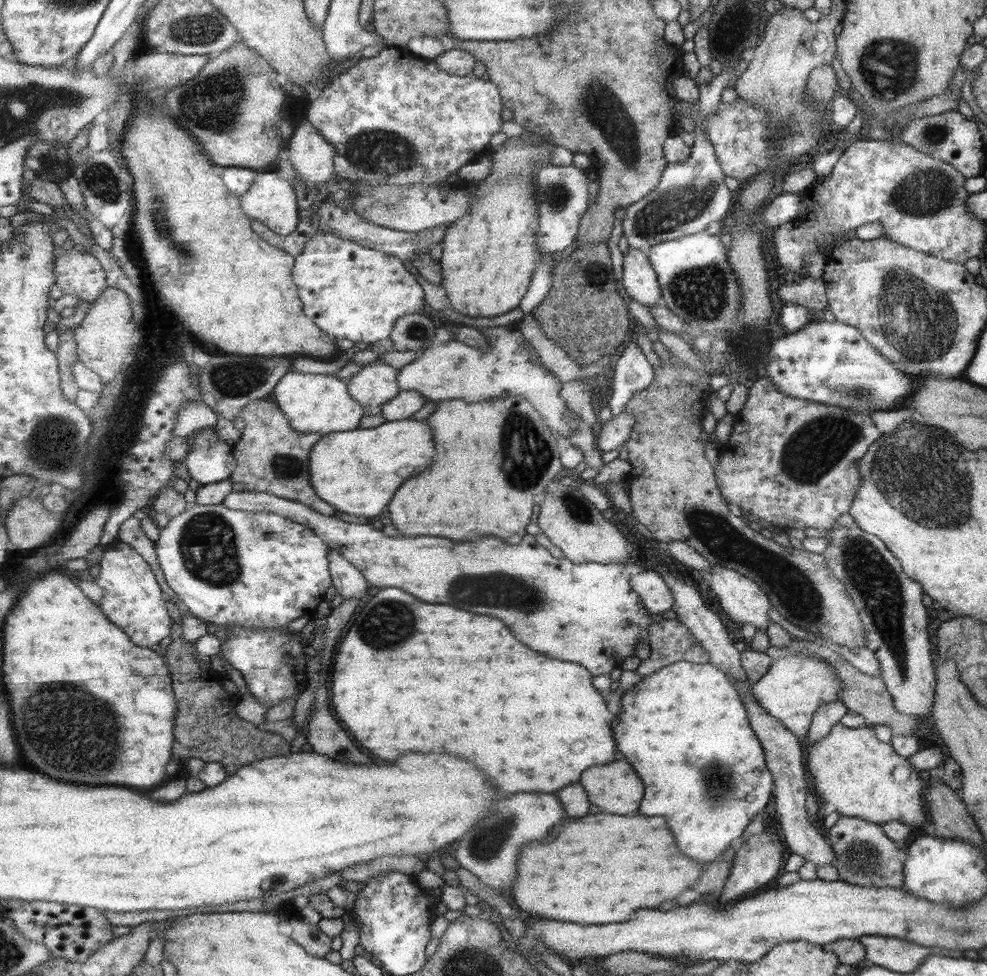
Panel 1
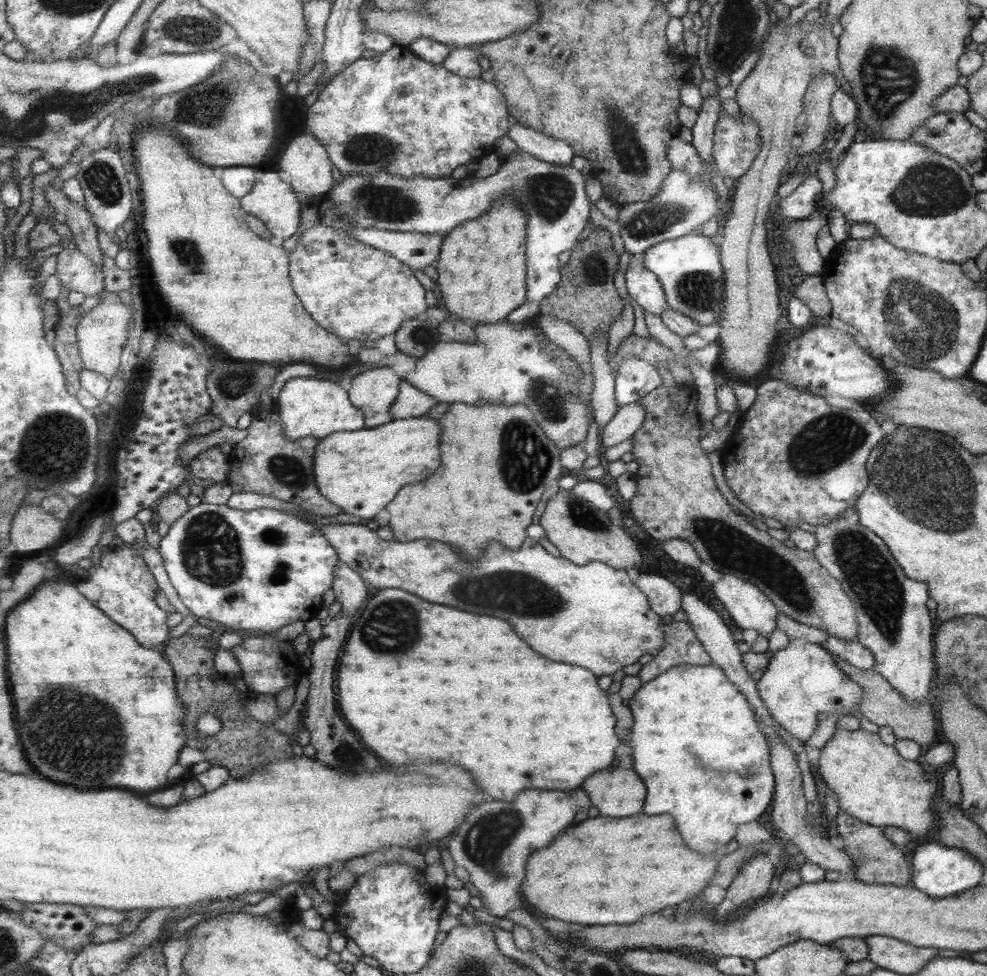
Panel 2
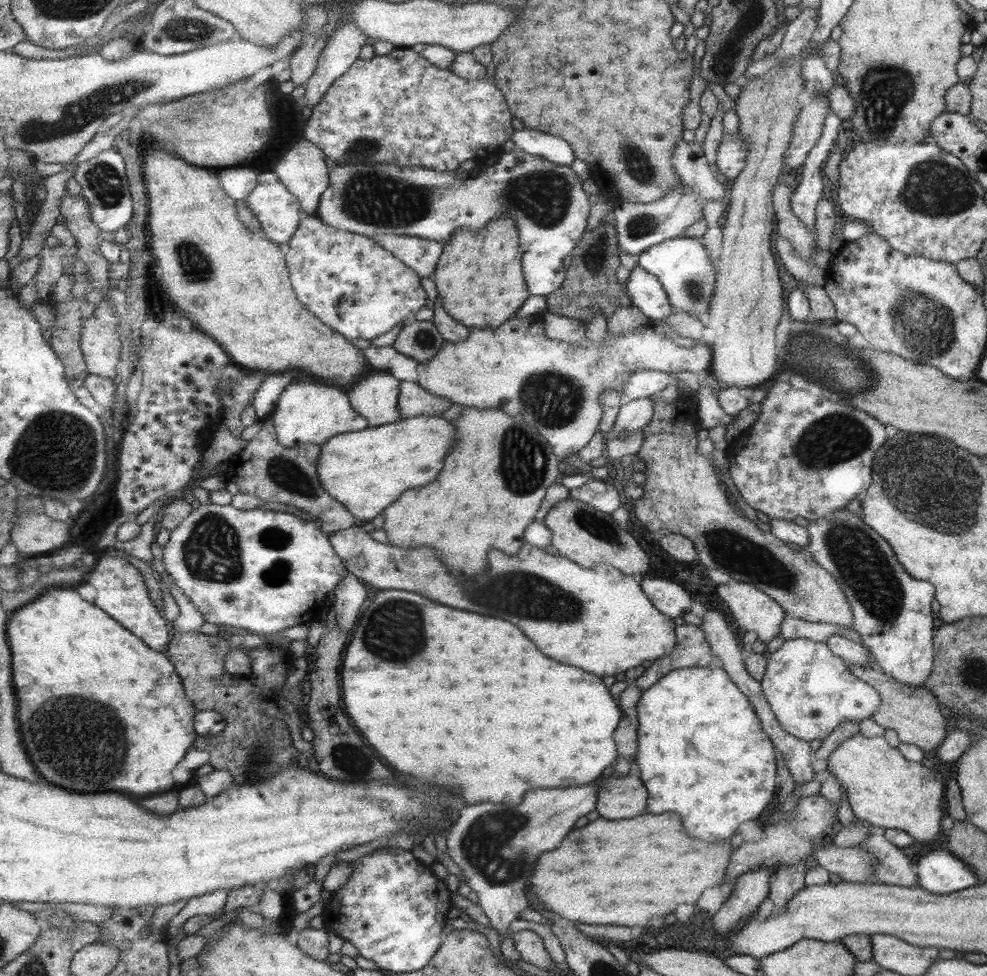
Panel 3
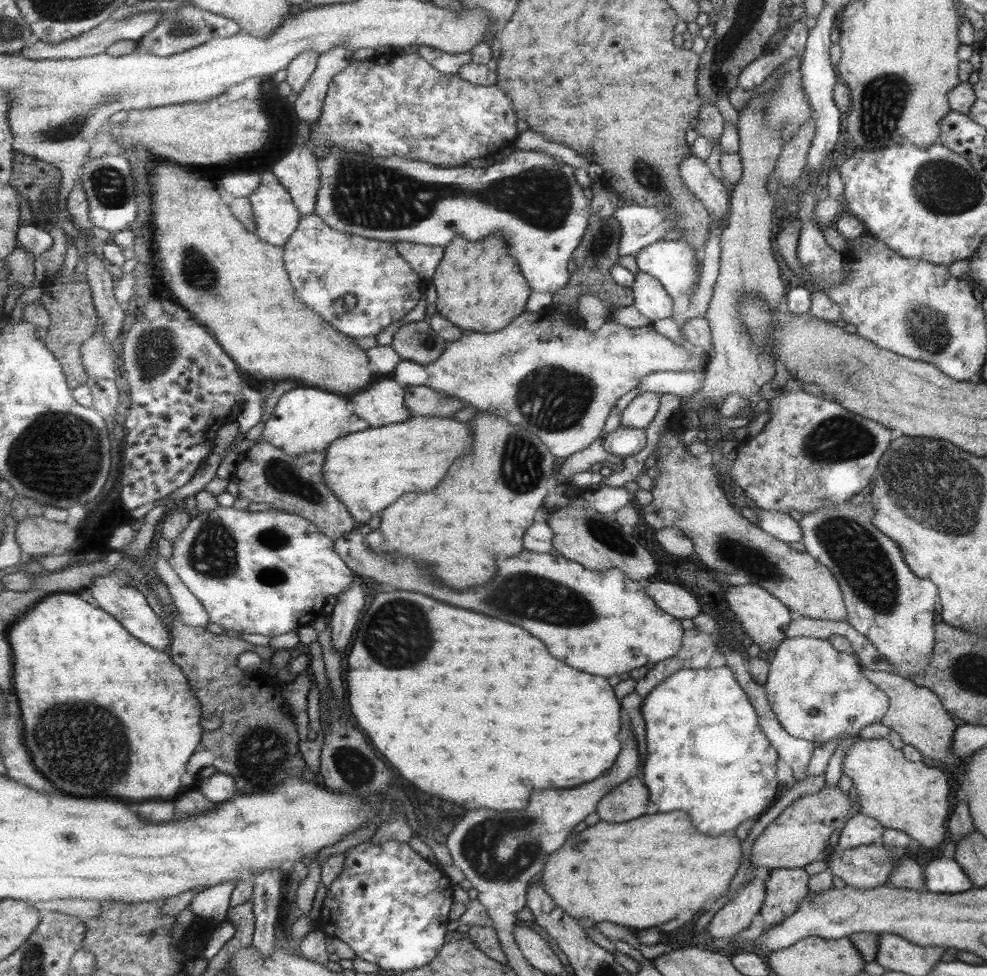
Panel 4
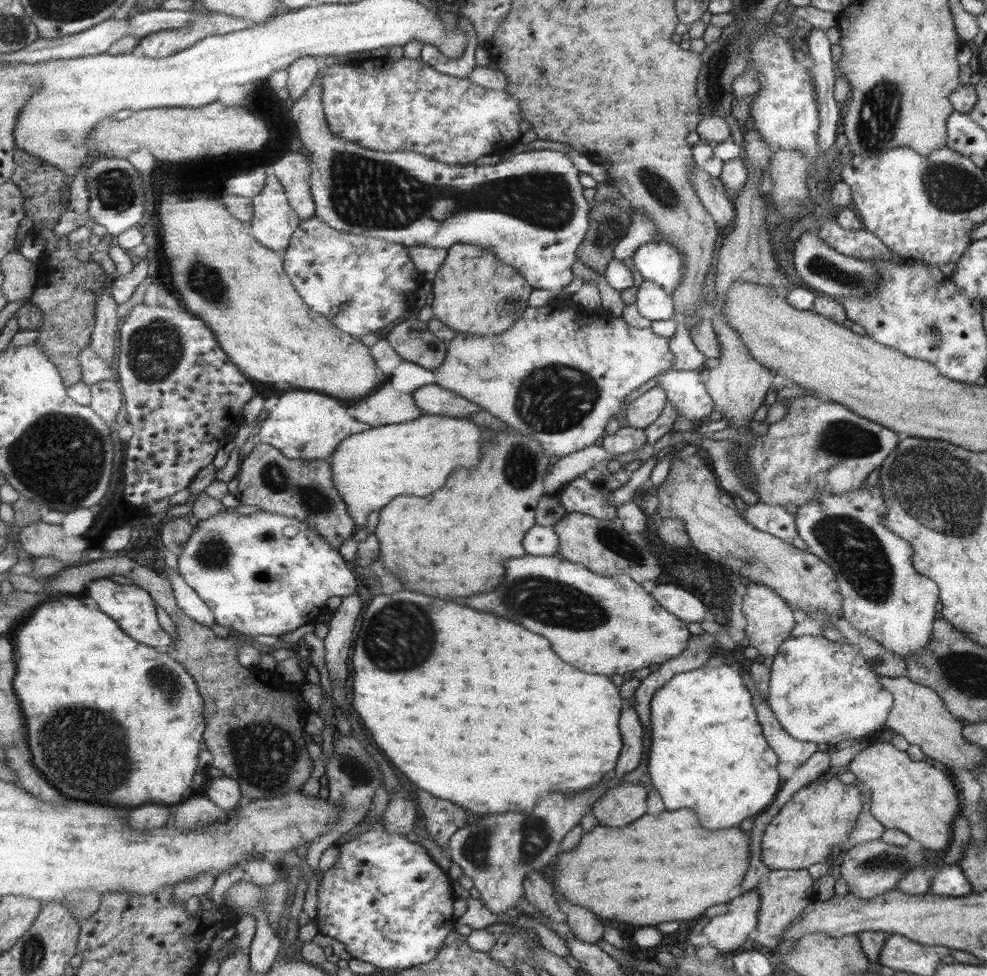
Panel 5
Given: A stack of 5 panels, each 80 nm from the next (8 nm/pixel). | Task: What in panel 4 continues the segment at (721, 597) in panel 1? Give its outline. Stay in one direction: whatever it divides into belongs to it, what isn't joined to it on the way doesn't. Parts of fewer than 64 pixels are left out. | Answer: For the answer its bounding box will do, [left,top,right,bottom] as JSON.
[723,582,790,656]

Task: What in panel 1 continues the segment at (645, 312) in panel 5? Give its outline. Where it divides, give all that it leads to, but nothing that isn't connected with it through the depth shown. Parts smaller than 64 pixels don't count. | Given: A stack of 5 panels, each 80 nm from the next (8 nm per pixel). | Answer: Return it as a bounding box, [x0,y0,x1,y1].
[621,246,661,306]

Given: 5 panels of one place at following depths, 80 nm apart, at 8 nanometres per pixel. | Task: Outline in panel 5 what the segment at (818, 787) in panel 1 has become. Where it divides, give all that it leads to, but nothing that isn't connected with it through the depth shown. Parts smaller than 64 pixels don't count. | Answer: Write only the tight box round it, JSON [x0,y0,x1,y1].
[846,739,957,851]

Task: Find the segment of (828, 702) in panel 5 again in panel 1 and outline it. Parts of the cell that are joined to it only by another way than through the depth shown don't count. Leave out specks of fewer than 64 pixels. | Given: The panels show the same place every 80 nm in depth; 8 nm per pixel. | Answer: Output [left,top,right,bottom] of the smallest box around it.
[750,654,840,739]

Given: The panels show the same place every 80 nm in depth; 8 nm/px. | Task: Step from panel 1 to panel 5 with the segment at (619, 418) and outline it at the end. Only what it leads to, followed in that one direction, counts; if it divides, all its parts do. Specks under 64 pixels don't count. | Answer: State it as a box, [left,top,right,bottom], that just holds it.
[625,387,666,429]

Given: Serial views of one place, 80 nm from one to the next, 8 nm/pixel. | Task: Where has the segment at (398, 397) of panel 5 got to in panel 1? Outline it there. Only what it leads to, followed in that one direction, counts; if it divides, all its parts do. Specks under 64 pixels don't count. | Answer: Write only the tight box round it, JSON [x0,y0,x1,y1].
[350,361,402,429]

